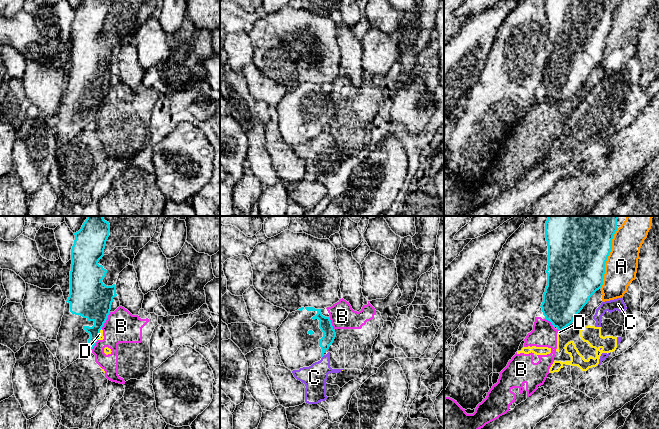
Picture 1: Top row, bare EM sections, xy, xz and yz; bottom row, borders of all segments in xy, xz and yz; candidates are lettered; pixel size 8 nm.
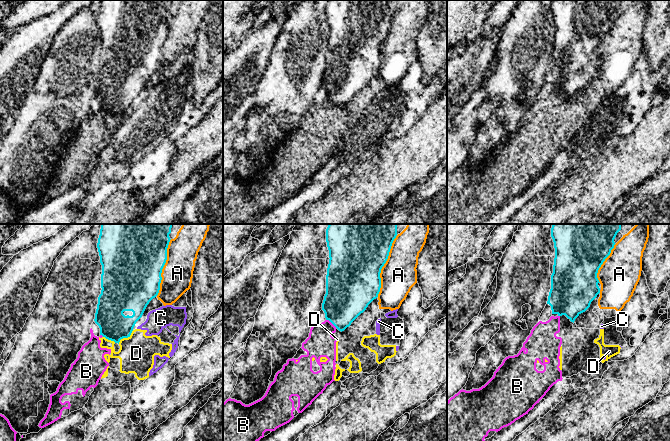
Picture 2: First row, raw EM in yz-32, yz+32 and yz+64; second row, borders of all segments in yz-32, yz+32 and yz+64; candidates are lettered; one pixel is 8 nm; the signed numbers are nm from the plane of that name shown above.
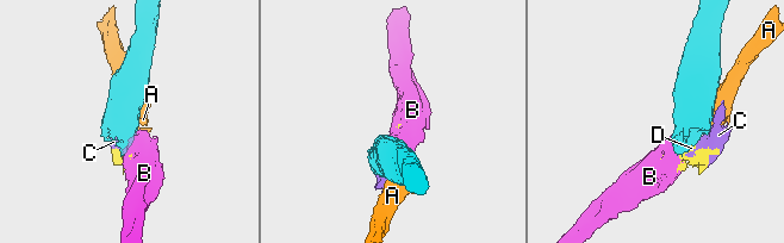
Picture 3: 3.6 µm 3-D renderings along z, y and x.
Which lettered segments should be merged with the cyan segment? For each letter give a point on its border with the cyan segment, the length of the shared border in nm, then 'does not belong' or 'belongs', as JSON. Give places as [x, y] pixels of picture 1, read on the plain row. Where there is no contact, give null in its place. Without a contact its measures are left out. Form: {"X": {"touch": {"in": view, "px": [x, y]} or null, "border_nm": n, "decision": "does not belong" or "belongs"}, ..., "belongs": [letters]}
{"A": {"touch": {"in": "yz", "px": [607, 33]}, "border_nm": 500, "decision": "does not belong"}, "B": {"touch": {"in": "xy", "px": [106, 95]}, "border_nm": 150, "decision": "does not belong"}, "C": {"touch": null, "decision": "does not belong"}, "D": {"touch": {"in": "xy", "px": [98, 110]}, "border_nm": 100, "decision": "does not belong"}, "belongs": []}

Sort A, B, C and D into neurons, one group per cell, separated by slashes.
A B / C D

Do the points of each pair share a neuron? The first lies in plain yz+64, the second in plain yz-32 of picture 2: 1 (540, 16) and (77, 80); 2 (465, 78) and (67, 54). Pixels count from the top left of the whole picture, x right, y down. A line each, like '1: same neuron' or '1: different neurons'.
1: same neuron
2: different neurons

